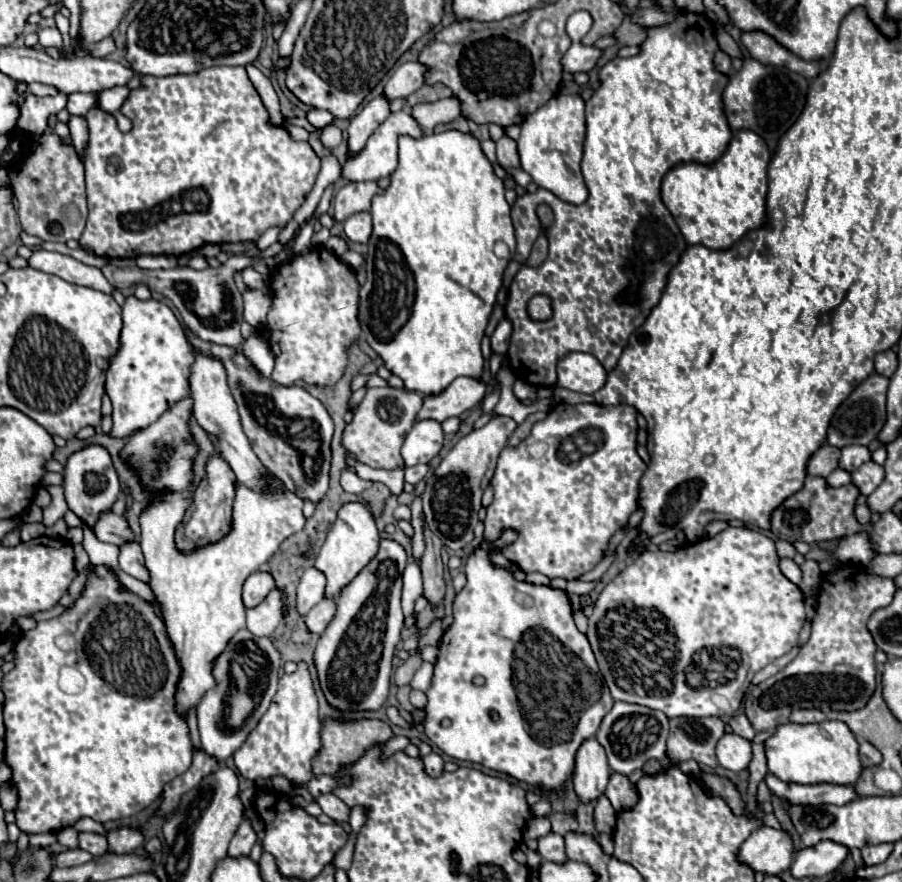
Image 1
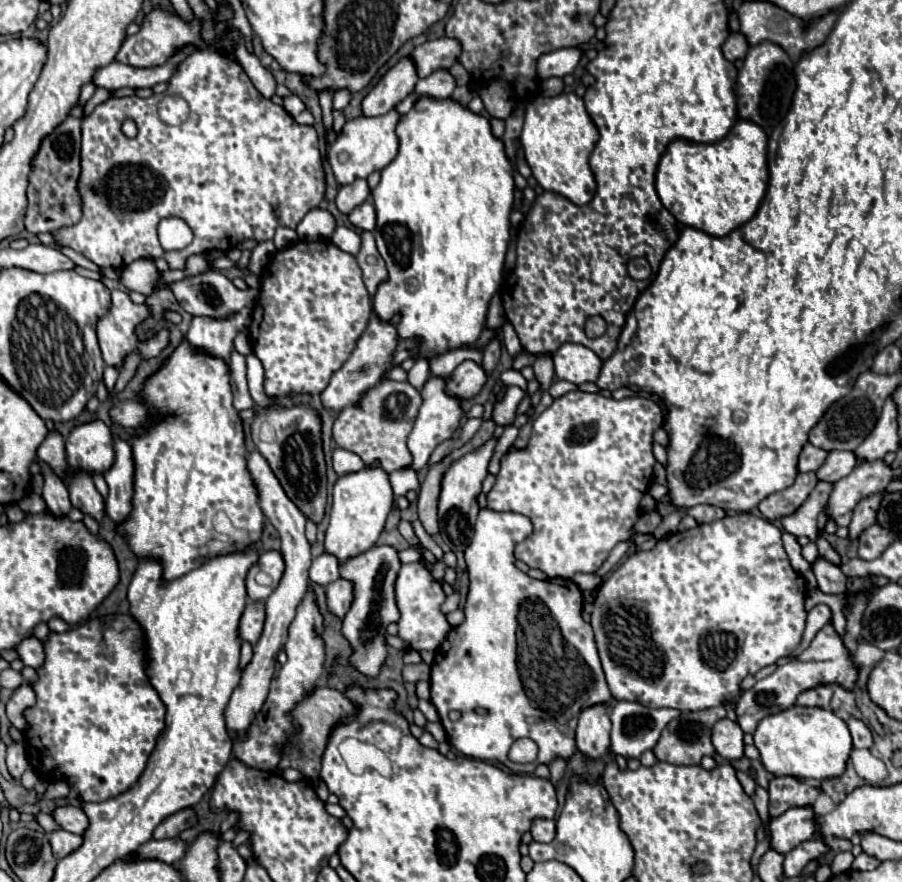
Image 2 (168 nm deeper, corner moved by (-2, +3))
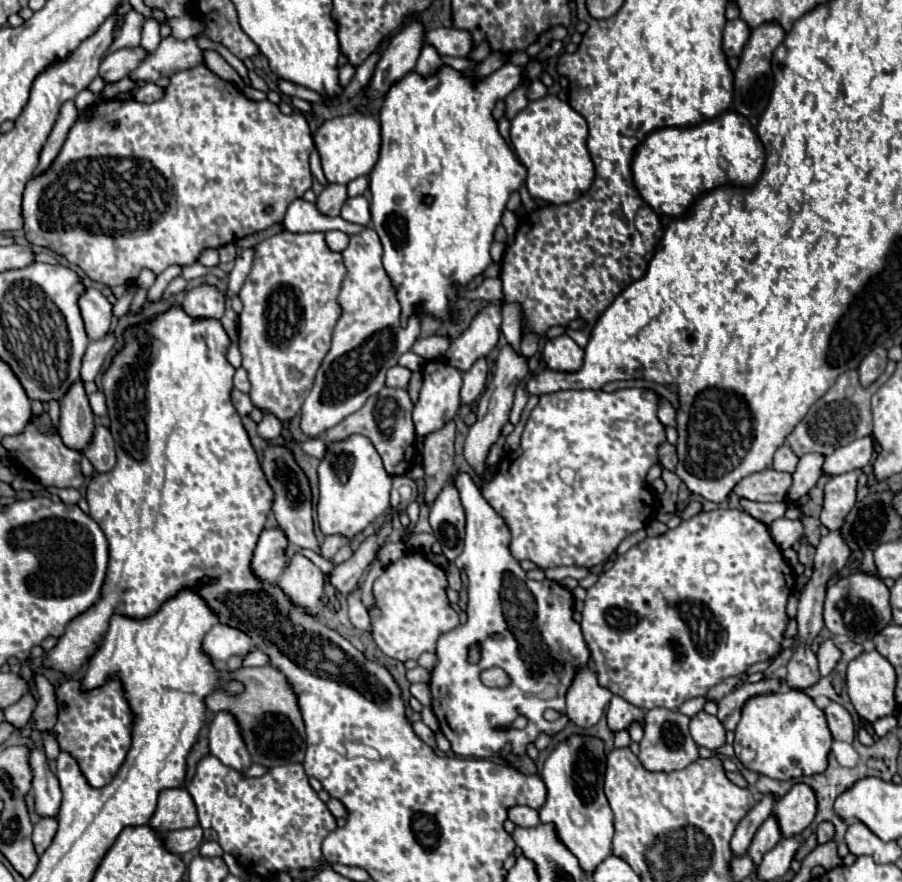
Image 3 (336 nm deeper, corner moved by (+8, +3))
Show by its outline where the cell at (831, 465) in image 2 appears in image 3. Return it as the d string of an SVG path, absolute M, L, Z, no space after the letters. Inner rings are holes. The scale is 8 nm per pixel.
M805 454L799 458L797 468L793 472L791 490L787 490L787 498L785 498L787 508L795 508L797 500L815 486L815 482L821 478L823 460L825 458L821 454Z

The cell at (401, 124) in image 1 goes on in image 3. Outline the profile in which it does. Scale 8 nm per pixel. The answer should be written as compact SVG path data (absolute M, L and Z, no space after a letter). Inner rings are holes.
M347 114L347 116L325 120L317 128L313 140L321 158L325 178L335 184L347 184L349 180L357 176L367 176L373 170L381 148L381 128L379 122L371 116Z

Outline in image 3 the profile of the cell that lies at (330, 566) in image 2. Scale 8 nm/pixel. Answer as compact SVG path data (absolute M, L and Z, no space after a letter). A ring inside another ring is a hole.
M335 534L335 536L327 536L325 542L321 544L321 556L331 558L341 546L345 546L345 544L349 544L349 542L351 542L351 538L339 538L339 534Z

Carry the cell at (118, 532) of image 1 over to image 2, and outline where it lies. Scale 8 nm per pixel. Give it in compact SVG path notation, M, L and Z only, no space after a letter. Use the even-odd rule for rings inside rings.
M69 472L69 476L71 476L71 486L69 486L71 504L75 508L79 508L83 514L101 522L103 516L105 516L105 500L97 492L91 476L85 474L85 472L81 472L81 474L71 474Z

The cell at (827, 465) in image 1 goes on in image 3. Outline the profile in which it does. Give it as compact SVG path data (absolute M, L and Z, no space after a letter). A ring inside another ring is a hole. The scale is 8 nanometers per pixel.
M783 444L783 446L779 446L777 448L777 452L775 452L775 456L773 456L773 470L779 470L779 472L793 472L795 470L795 466L797 466L797 456L791 452L791 448L787 446L787 444Z

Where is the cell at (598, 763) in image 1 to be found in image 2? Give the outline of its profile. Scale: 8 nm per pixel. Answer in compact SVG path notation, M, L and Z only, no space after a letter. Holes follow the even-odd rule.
M591 706L581 712L575 744L585 760L599 760L609 752L609 732L607 706Z

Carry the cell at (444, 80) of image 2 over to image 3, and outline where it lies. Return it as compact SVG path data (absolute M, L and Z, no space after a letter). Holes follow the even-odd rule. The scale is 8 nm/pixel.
M425 44L423 50L421 50L421 56L419 56L419 60L417 60L415 70L417 70L419 74L423 74L423 76L429 76L429 74L437 72L439 68L441 68L441 58L439 58L437 50L435 50L431 44Z

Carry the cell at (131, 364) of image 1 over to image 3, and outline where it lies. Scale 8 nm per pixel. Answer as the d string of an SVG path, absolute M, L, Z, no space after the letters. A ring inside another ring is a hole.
M85 288L79 296L79 308L89 340L101 340L111 324L111 304L95 288Z

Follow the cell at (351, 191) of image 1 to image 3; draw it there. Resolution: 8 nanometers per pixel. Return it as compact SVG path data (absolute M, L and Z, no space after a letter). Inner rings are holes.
M329 184L315 200L315 206L325 216L339 216L343 202L347 200L347 190L343 184Z

